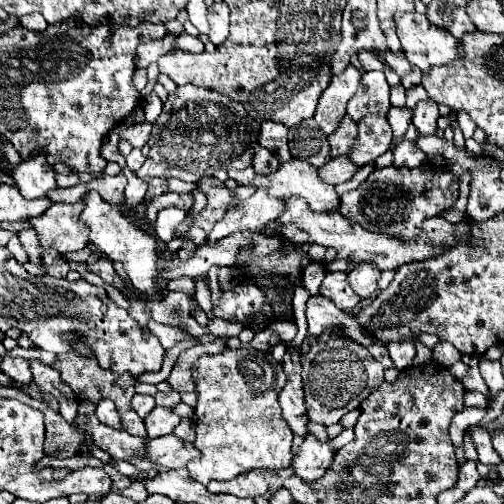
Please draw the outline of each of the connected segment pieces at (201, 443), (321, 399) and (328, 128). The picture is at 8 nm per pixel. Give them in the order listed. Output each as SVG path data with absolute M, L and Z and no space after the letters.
M239 347L235 351L223 349L217 355L203 355L193 363L191 377L195 379L195 393L197 393L197 407L195 407L195 433L197 439L193 441L195 449L199 449L201 457L191 459L187 463L189 477L207 485L209 481L225 481L233 479L235 475L265 467L265 469L283 469L289 467L293 461L291 445L293 433L285 423L279 407L279 393L285 387L285 373L275 369L277 363L271 351L257 351L251 347Z
M309 339L311 349L301 355L303 365L303 389L309 407L309 417L315 423L337 423L345 413L359 407L381 383L383 367L373 359L373 355L359 343L349 343L349 339L329 339L317 341Z
M349 65L341 75L333 77L329 87L323 91L317 111L315 111L315 119L317 119L317 125L327 135L339 127L343 115L347 113L345 111L347 101L355 95L359 83L361 83L361 71Z

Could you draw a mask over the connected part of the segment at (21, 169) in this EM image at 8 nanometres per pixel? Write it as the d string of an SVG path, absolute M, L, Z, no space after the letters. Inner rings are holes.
M41 147L29 159L23 159L19 165L11 167L11 175L25 199L45 197L47 191L57 187L53 167L47 163Z

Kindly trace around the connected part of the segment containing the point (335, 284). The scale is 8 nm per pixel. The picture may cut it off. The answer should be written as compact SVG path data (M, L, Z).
M327 273L322 281L319 293L329 297L341 311L355 311L361 303L361 297L349 287L345 273Z

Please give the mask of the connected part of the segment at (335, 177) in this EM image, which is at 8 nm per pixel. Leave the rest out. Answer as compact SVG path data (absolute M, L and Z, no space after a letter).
M333 157L327 161L327 165L321 165L319 169L319 175L321 175L321 181L329 183L329 185L337 185L337 183L343 183L343 181L349 181L353 175L355 175L357 167L353 167L345 157Z

